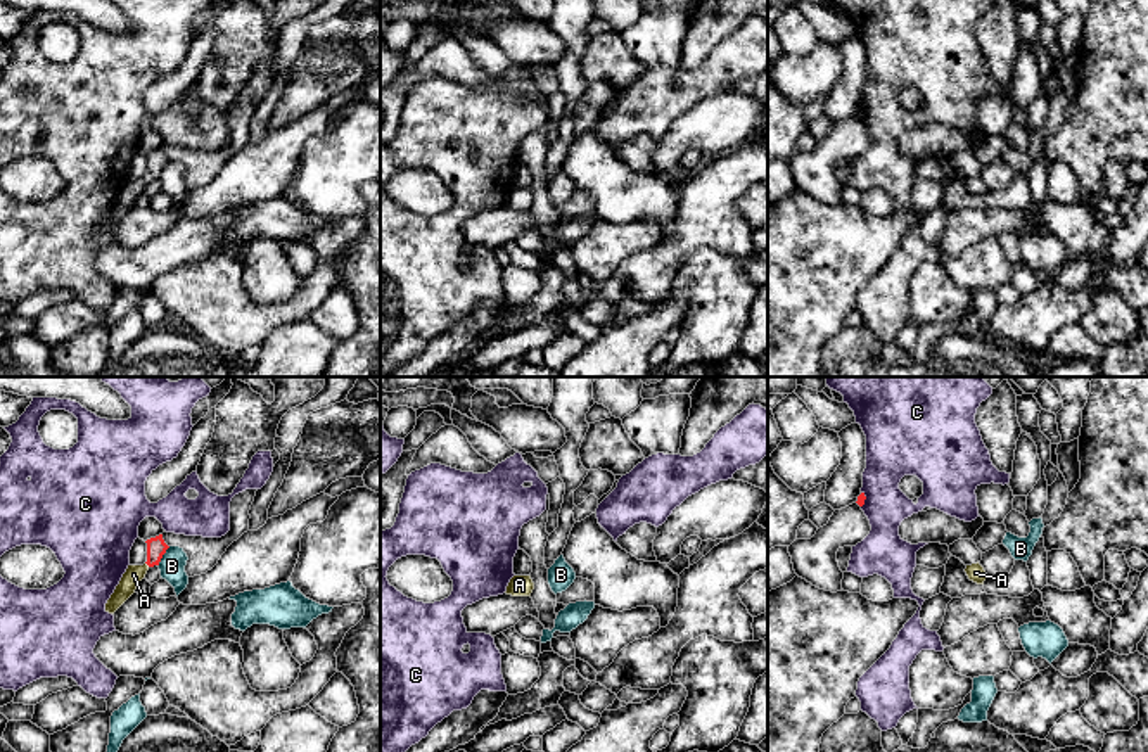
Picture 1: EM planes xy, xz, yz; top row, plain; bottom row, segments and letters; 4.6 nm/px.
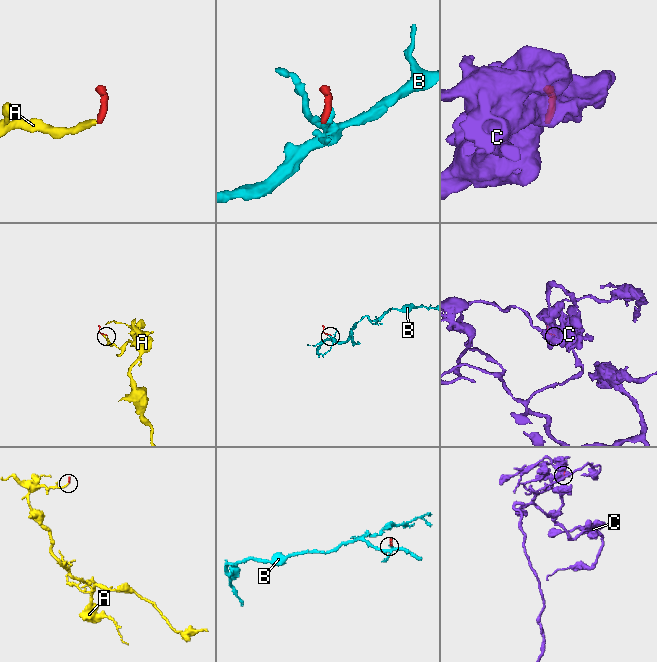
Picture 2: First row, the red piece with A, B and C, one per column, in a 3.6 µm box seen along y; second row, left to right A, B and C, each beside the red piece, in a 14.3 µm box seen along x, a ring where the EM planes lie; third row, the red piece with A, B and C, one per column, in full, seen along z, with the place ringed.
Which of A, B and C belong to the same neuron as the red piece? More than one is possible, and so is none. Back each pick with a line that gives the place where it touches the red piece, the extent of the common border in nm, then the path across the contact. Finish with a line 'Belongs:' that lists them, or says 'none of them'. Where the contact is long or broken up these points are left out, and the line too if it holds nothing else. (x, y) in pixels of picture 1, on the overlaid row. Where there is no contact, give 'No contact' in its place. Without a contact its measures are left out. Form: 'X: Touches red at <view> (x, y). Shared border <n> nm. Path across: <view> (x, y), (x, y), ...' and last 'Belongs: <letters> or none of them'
A: Touches red at xy (147, 564). Shared border 30 nm. Path across: xy (156, 547), (154, 557), (147, 564), (133, 574)
Belongs: A

